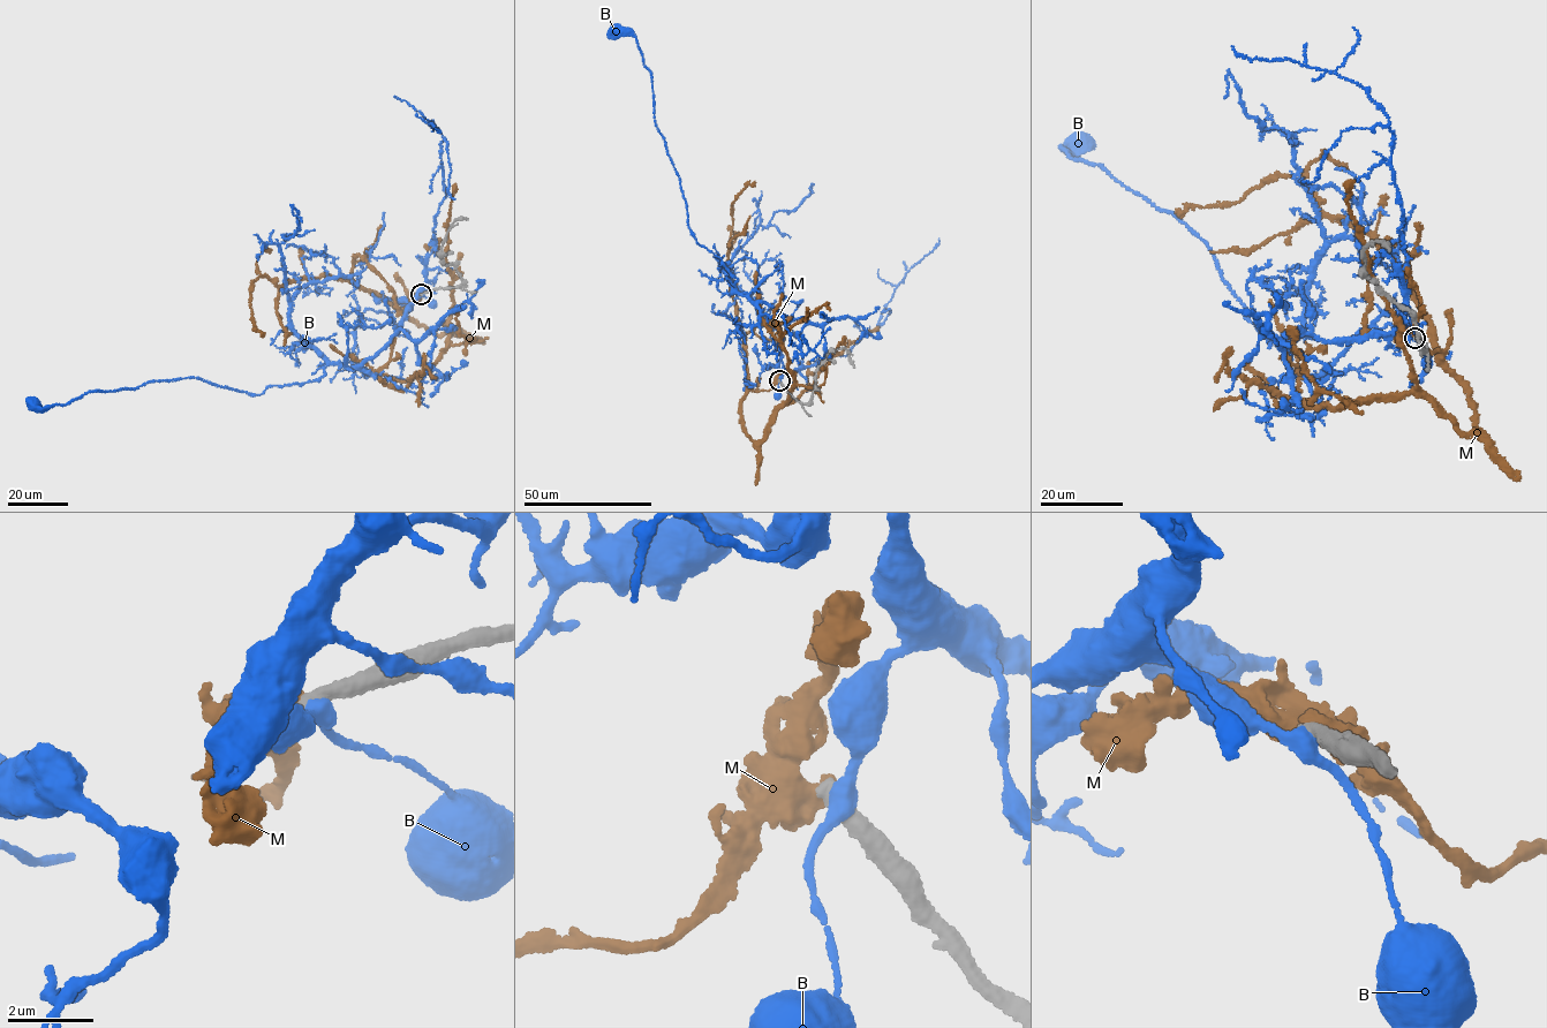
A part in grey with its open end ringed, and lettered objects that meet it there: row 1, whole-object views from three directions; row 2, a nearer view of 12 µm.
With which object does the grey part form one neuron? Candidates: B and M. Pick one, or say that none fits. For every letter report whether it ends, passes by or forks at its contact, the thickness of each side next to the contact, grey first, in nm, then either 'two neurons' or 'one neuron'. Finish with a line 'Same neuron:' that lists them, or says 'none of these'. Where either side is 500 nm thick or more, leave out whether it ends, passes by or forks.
B: it passes by; calibres 440 and 360 nm; two neurons
M: calibres 400 and 650 nm; two neurons
Same neuron: none of these

